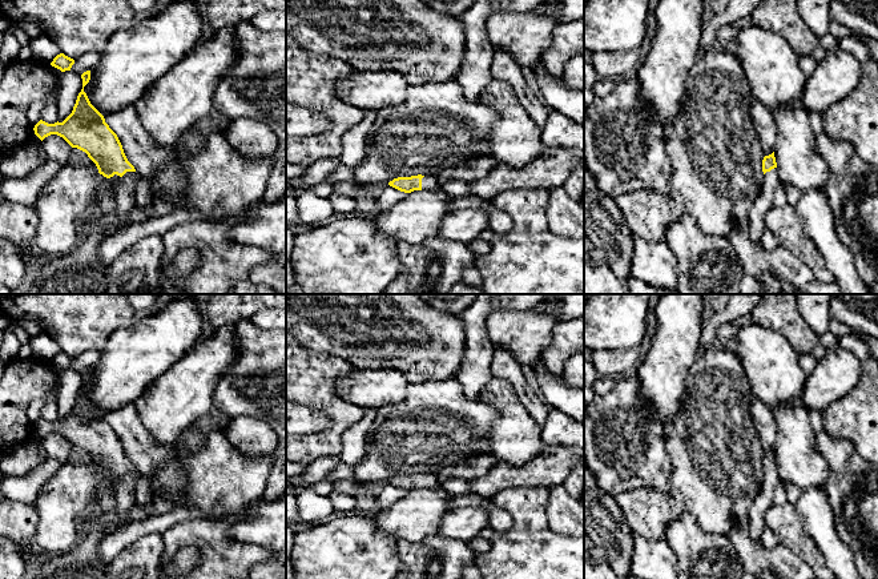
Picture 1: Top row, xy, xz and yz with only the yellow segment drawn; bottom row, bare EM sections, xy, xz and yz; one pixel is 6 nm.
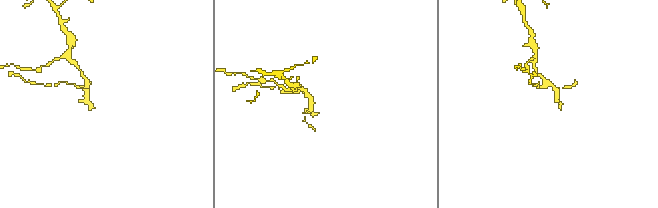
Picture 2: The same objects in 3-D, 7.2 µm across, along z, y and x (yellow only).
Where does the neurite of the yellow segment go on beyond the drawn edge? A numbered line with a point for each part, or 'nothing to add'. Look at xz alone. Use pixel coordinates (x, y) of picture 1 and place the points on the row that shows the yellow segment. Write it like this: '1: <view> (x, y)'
1: xz (429, 183)

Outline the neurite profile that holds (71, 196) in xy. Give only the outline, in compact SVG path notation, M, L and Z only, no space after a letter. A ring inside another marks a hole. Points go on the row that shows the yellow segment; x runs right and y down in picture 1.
M89 158L85 164L65 164L39 193L35 248L40 258L71 253L81 238L81 224L96 210L97 192L109 180Z

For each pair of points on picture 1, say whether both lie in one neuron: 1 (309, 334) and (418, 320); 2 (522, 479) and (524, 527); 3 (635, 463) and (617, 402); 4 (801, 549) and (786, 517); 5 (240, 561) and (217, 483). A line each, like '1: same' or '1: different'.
1: same
2: different
3: same
4: same
5: different

